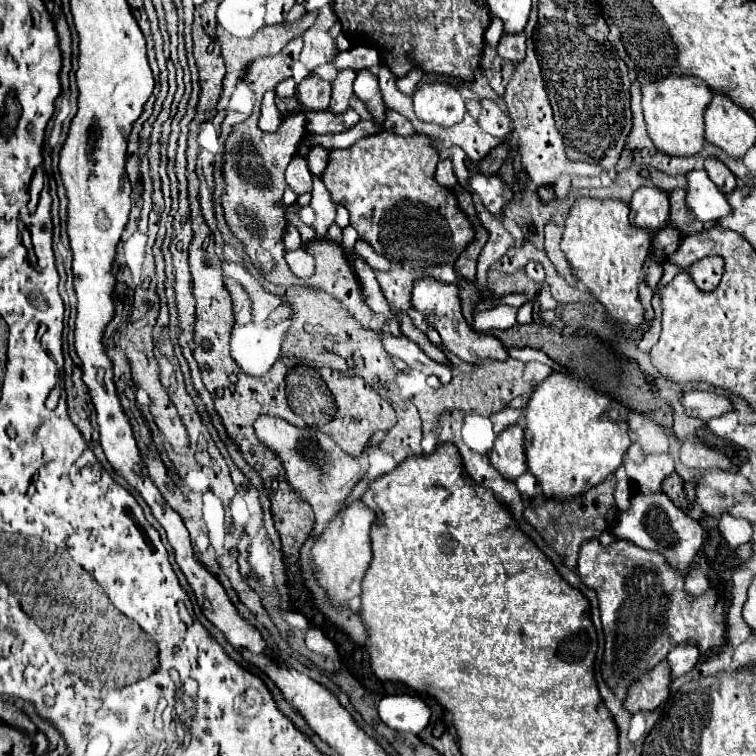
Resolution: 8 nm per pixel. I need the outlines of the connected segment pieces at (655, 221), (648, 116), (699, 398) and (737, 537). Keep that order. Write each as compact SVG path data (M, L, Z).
M640 187L630 201L632 223L644 229L662 229L668 225L668 191L660 187Z
M694 75L662 77L660 81L646 81L642 85L642 111L652 143L668 155L694 155L704 145L704 109L712 93L704 81Z
M690 391L682 397L682 403L686 407L686 413L690 417L698 417L702 421L708 421L712 417L720 417L734 409L730 397L710 393L710 391Z
M726 515L722 517L726 519L726 523L720 523L720 531L726 535L726 541L730 547L738 547L742 543L748 543L748 539L752 537L752 525L748 523L748 519L744 517L734 517L734 515Z

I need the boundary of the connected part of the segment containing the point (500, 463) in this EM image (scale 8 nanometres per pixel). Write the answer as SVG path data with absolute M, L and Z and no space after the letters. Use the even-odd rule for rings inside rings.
M522 423L508 425L494 441L494 447L490 451L492 465L500 471L502 477L514 481L522 473L528 471L526 455L524 455L524 431L526 427Z

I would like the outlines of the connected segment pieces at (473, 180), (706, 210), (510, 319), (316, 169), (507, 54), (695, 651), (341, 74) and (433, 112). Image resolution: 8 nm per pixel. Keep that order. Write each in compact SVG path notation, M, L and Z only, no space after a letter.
M476 173L470 177L470 183L466 187L470 193L476 193L486 209L494 215L500 215L502 209L514 199L514 191L508 183L502 181L500 175L484 175Z
M690 171L688 173L688 207L700 221L718 221L732 213L728 197L712 183L708 173Z
M498 305L490 311L476 313L472 321L472 327L476 331L492 331L492 329L504 331L510 329L512 325L516 325L516 307L510 305Z
M312 147L312 149L308 151L306 161L308 161L308 169L310 169L312 175L320 177L320 175L324 173L324 169L326 169L326 165L328 165L328 153L330 153L330 151L324 149L324 147Z
M524 33L502 37L496 51L498 51L500 57L504 57L512 63L524 61L524 57L526 57L526 37L524 37Z
M684 643L684 645L672 647L672 651L668 653L672 679L688 673L698 663L698 659L700 659L700 649L694 643Z
M356 69L338 71L338 77L332 83L334 93L332 93L332 101L330 101L330 111L344 113L344 109L348 109L350 97L354 95L354 91L352 91L354 79L356 79Z
M442 81L422 83L414 93L414 109L422 121L450 127L462 121L466 107L460 91Z

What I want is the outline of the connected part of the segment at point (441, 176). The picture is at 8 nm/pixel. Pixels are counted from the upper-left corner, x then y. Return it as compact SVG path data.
M448 159L440 161L440 165L436 169L436 181L440 185L444 185L444 187L450 187L450 189L456 185L456 175L454 175L453 165Z

